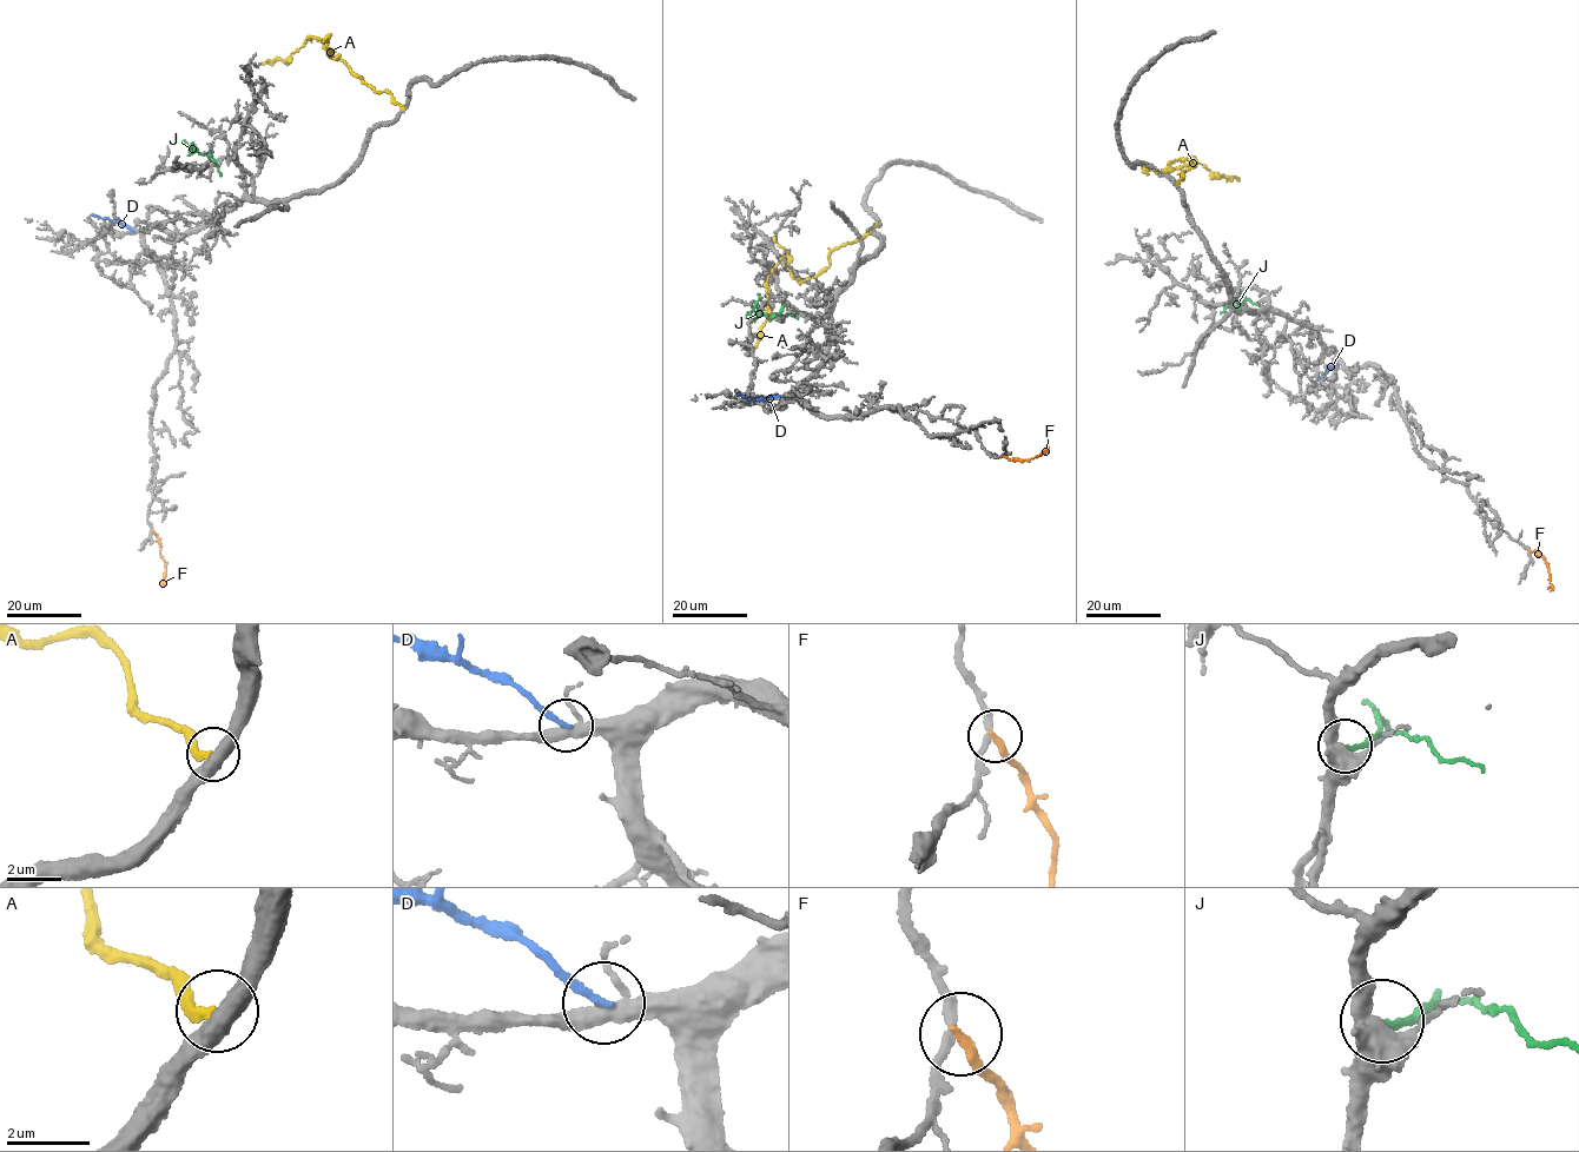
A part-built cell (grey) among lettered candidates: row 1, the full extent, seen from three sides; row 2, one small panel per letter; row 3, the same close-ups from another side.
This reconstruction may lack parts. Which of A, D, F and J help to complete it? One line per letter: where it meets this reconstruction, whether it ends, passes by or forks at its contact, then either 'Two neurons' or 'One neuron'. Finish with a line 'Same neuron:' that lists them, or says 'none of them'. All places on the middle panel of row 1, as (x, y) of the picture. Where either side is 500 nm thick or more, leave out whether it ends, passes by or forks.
A: Touches grey at (877, 222). Two neurons
D: Touches grey at (779, 396). It ends there. Two neurons
F: Touches grey at (1003, 456). It ends there. Two neurons
J: Touches grey at (783, 305). It ends there. One neuron
Same neuron: J

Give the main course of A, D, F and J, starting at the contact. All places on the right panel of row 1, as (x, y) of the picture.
A: (1176, 183), (1195, 161), (1164, 171), (1169, 163), (1187, 159), (1204, 164), (1219, 177), (1239, 181)
D: (1335, 365), (1319, 379)
F: (1530, 551), (1544, 558), (1551, 586), (1548, 588)
J: (1240, 302), (1231, 306), (1226, 305), (1220, 313)

